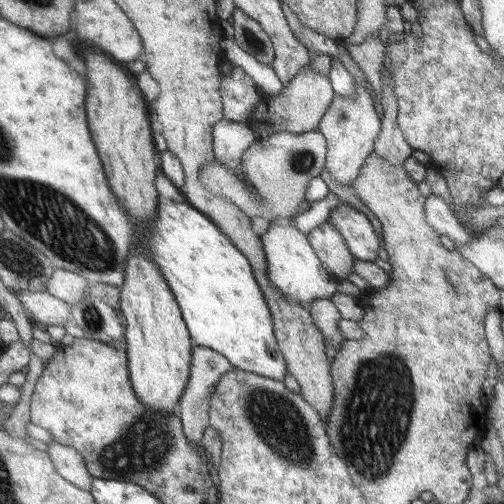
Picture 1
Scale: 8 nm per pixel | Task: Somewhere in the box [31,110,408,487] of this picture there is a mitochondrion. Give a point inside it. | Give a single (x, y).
(278, 421)

